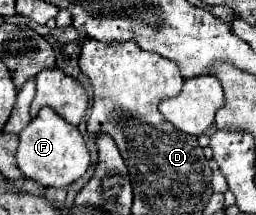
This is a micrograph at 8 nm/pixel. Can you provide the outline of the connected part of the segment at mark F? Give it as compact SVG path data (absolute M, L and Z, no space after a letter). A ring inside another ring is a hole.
M44 107L20 133L16 163L28 179L34 179L46 187L64 187L86 173L90 165L90 153L78 127L64 123L64 119L60 119L60 115L56 115L50 107Z

